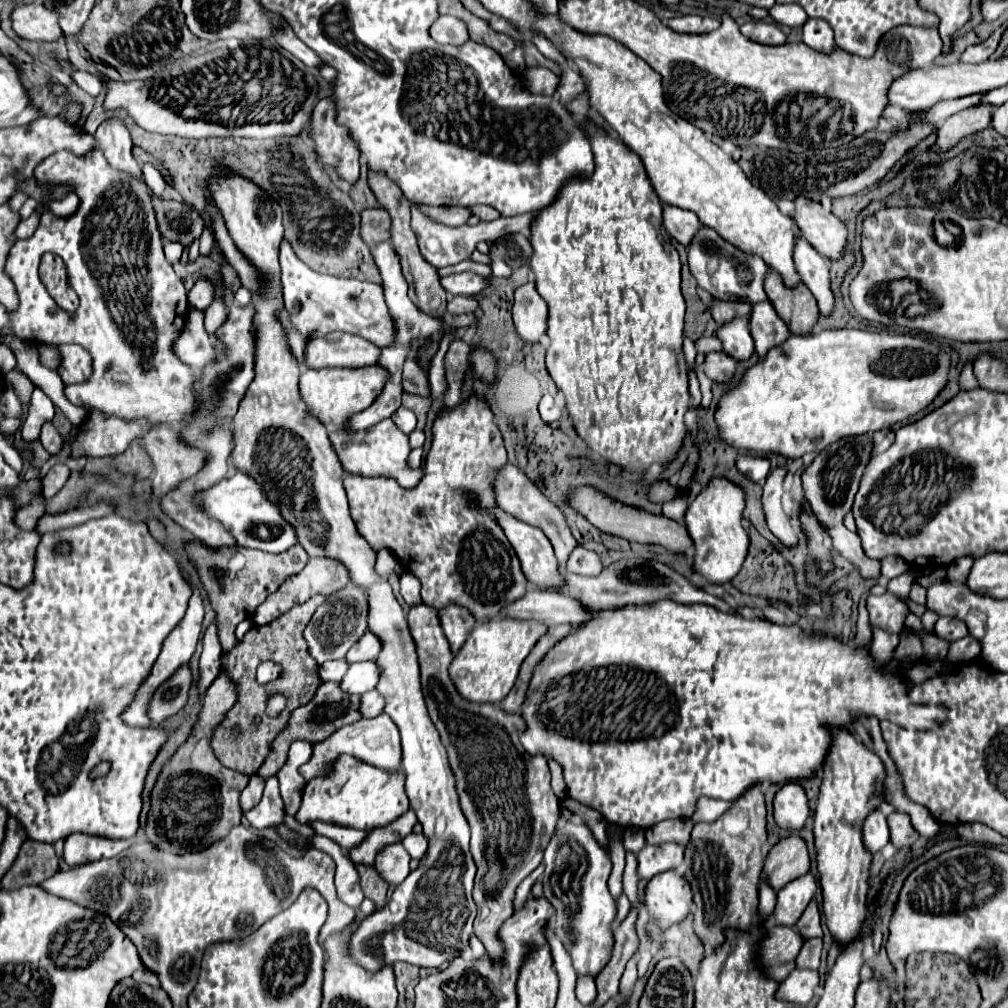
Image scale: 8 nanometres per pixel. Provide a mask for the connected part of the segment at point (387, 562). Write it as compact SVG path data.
M380 549L378 559L376 559L376 573L378 573L378 575L392 573L394 565L396 565L396 557L392 555L392 551L390 551L390 549Z

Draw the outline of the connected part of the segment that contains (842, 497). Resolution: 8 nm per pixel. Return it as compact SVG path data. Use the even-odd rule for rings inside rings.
M864 433L864 435L856 435L856 437L842 437L840 441L834 441L828 447L824 447L814 457L810 467L806 467L806 471L802 473L802 485L804 485L804 493L806 493L806 501L808 501L810 509L816 511L816 517L820 519L820 523L826 523L826 529L830 529L832 543L840 551L840 555L844 559L848 559L860 571L860 575L866 579L880 577L880 561L864 555L860 537L856 533L850 533L844 527L844 515L850 513L850 509L852 509L852 501L858 491L862 471L868 465L868 461L872 459L872 449L874 449L872 433Z

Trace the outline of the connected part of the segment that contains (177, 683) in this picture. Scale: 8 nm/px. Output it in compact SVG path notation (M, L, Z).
M184 665L154 691L154 695L148 703L150 721L154 725L158 725L164 719L168 719L170 715L178 713L188 699L190 687L192 687L192 675L190 675L188 665Z

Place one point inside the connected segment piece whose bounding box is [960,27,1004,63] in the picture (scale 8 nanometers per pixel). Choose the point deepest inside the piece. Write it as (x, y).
(981, 51)

